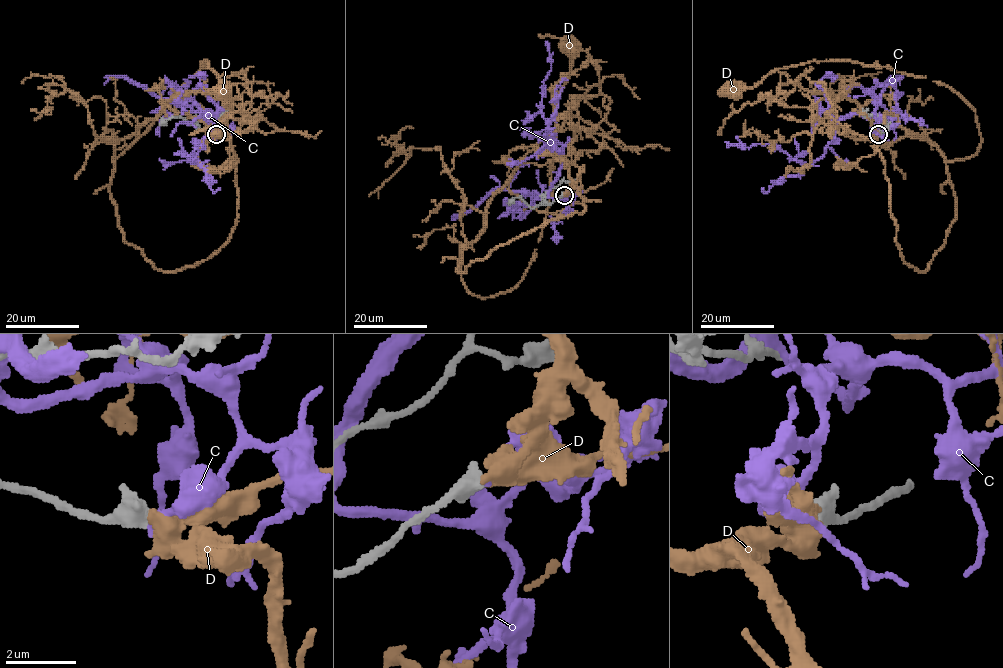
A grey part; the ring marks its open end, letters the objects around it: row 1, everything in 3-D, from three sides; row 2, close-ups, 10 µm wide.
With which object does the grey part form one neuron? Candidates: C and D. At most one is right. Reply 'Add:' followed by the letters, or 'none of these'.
Add: D

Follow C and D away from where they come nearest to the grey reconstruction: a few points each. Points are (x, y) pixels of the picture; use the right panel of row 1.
C: (879, 134), (875, 130), (882, 119), (847, 114), (823, 155), (809, 164), (767, 143), (749, 147), (724, 141)
D: (879, 134), (895, 242), (924, 271), (955, 217), (946, 162), (978, 149), (974, 110), (849, 59), (729, 88)

